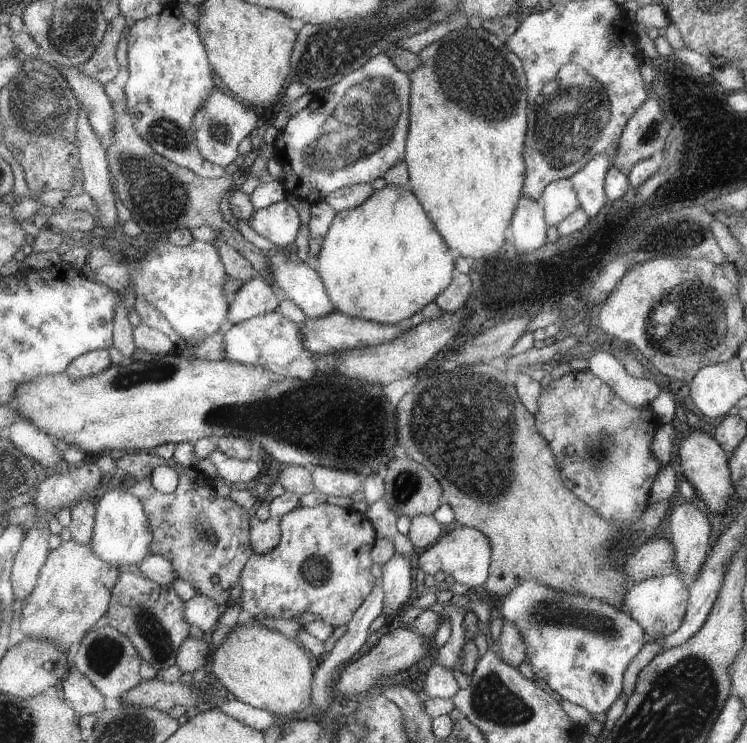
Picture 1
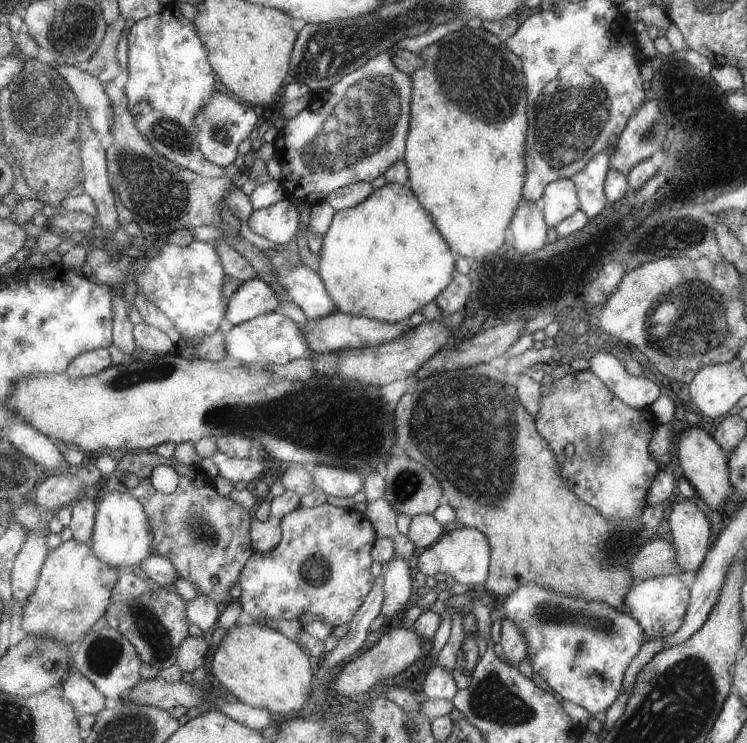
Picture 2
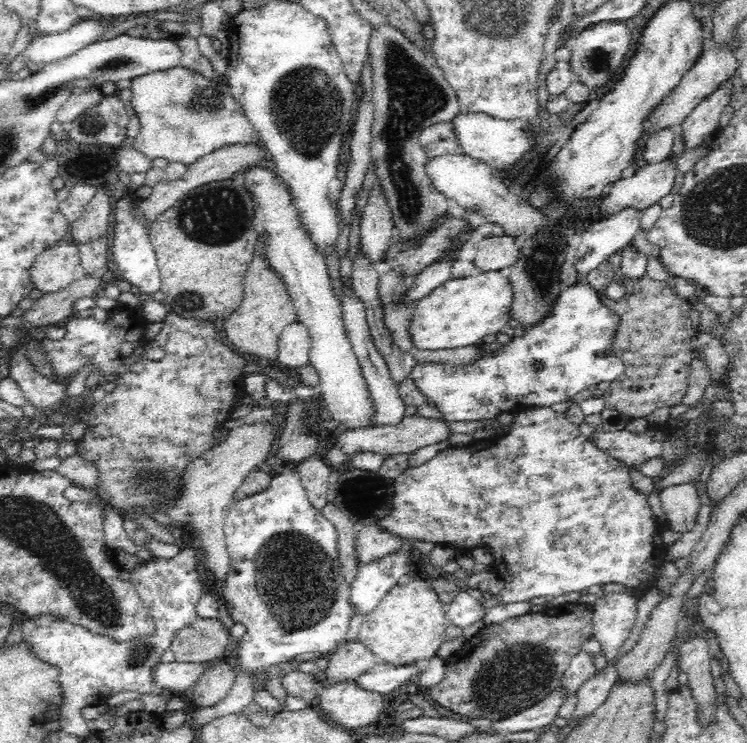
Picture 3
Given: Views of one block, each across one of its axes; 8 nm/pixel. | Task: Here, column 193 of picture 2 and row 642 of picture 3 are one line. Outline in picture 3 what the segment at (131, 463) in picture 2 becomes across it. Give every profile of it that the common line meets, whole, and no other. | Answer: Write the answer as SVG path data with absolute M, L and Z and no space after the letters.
M578 602L550 607L543 612L514 616L496 624L485 624L482 630L445 659L444 678L434 686L422 689L423 694L431 703L438 702L440 706L468 720L488 718L490 722L503 721L522 713L559 688L571 658L582 651L583 642L593 636L592 630L592 609Z

